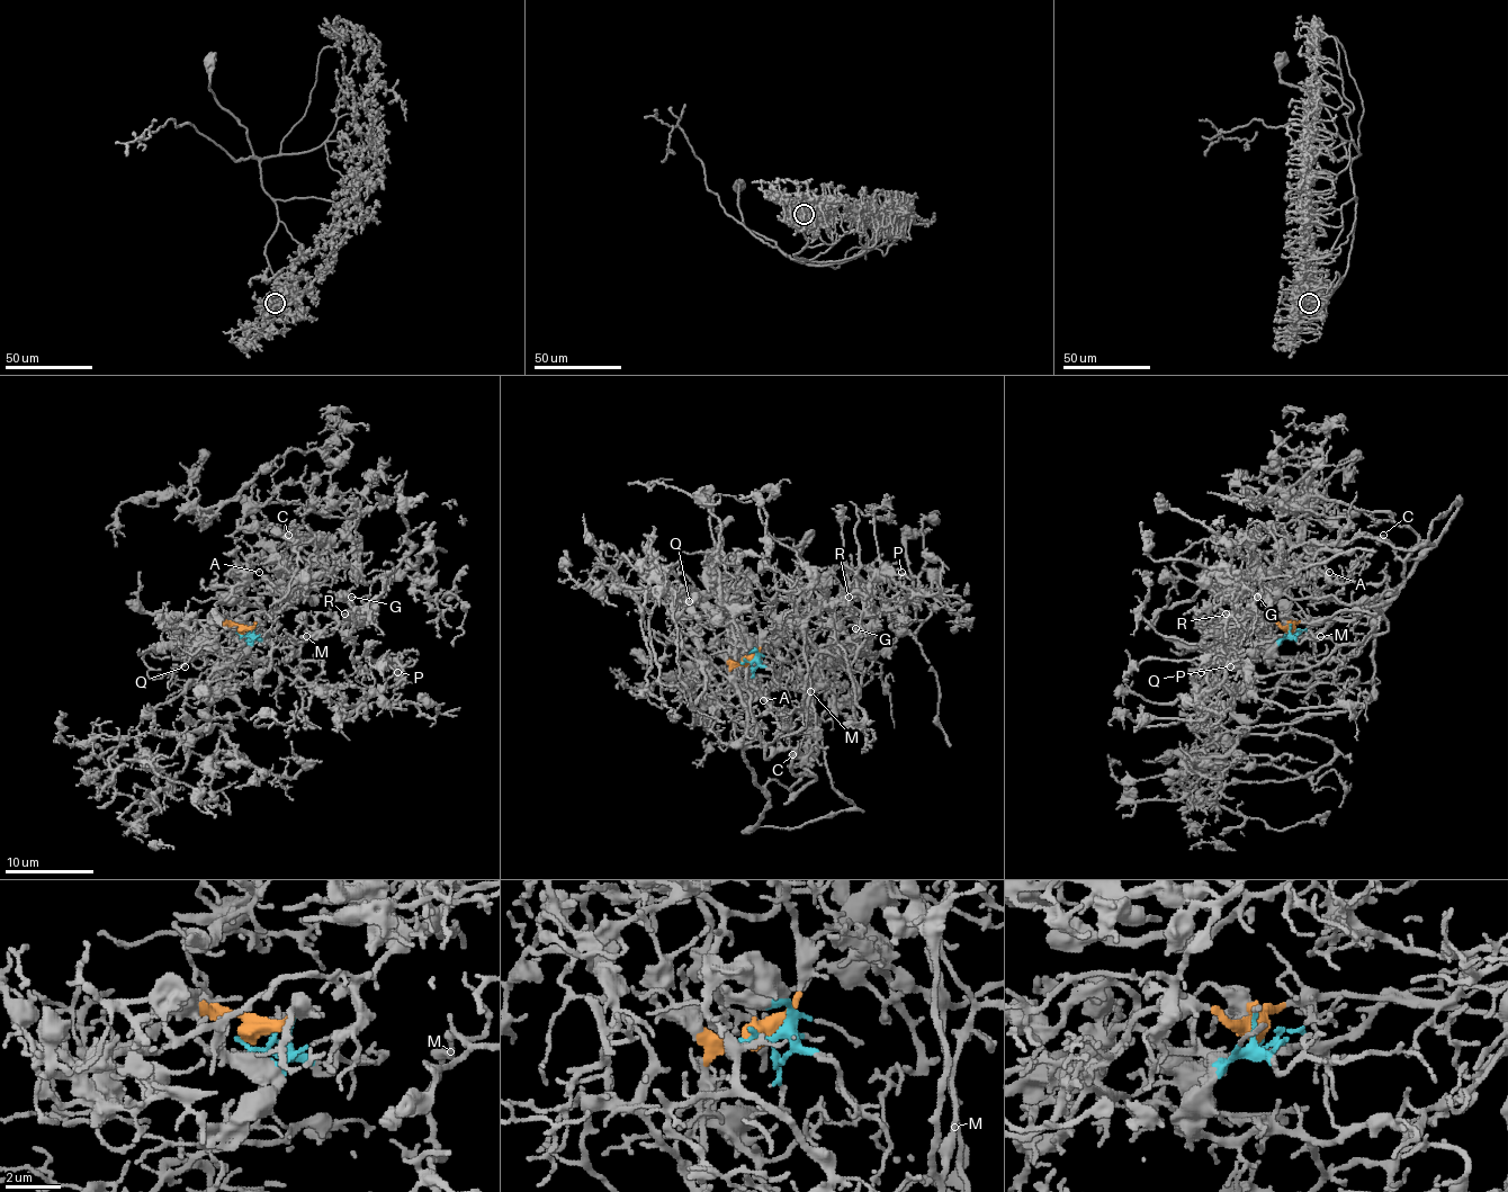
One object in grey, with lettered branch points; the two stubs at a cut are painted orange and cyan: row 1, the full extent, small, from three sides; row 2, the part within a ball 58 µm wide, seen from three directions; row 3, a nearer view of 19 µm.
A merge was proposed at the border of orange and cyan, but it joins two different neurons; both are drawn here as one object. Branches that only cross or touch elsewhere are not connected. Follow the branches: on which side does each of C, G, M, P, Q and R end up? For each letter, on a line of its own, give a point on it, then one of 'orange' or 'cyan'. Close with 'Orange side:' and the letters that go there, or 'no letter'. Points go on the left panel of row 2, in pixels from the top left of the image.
C: (288, 535) | cyan
G: (351, 597) | orange
M: (306, 636) | orange
P: (397, 672) | orange
Q: (185, 666) | orange
R: (344, 614) | orange
Orange side: G, M, P, Q, R

